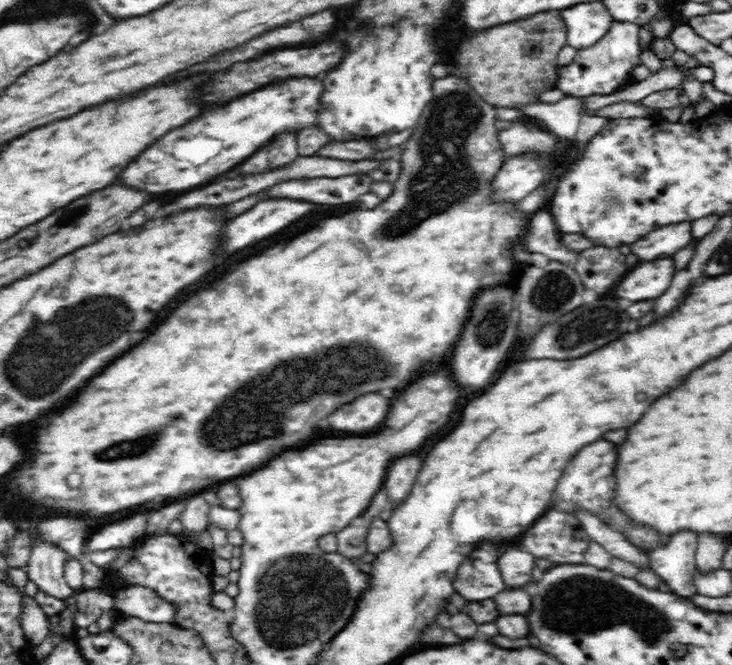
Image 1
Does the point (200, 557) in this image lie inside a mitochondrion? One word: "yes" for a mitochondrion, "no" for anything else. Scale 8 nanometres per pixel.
no

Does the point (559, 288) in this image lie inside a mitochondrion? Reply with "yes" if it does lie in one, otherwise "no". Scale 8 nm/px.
yes

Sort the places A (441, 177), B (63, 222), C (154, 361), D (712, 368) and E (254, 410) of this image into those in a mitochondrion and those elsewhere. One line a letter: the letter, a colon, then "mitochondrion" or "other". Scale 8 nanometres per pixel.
A: mitochondrion
B: mitochondrion
C: other
D: other
E: mitochondrion

